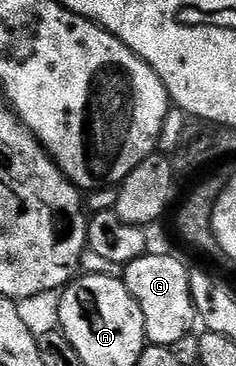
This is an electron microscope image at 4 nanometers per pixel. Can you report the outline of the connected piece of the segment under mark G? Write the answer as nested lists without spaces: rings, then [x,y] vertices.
[[[143,254],[122,270],[124,286],[142,308],[144,337],[153,346],[172,346],[187,334],[193,333],[197,321],[196,309],[190,296],[189,267],[184,267],[172,254]]]

